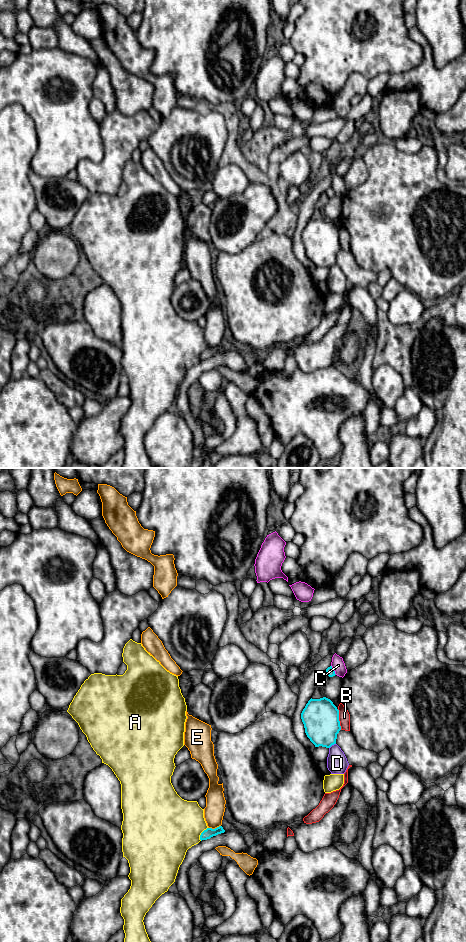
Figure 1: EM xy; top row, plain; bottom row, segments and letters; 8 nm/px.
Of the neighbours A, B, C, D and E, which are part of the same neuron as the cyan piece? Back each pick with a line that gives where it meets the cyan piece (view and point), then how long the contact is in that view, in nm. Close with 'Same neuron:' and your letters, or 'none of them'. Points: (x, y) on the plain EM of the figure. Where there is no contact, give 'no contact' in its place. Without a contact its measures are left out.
Same neuron: none of them

